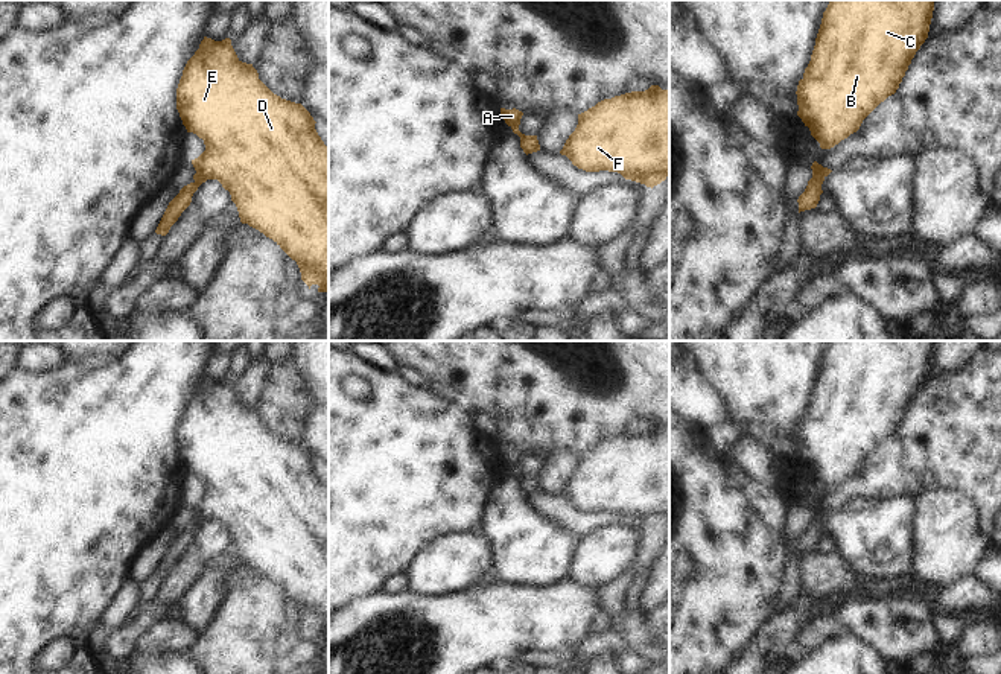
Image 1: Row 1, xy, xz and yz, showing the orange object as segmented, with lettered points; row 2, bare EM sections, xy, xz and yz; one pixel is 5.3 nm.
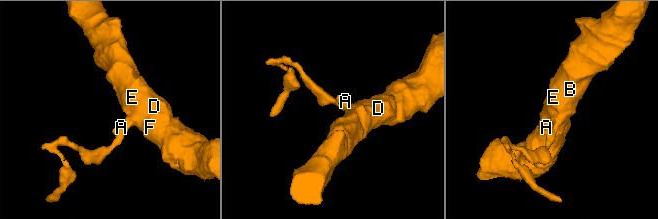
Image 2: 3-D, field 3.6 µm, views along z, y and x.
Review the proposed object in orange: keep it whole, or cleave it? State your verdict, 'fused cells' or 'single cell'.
single cell

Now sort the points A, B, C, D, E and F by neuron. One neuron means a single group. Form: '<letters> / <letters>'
A B C D E F

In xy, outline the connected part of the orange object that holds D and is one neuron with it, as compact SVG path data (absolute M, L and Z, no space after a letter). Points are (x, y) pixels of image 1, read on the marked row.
M204 37L199 49L187 61L183 70L183 76L176 88L176 110L187 132L193 132L204 140L205 151L198 158L192 160L192 164L196 170L196 173L193 175L195 181L184 186L180 193L169 202L155 233L166 236L170 227L178 221L181 213L190 205L192 196L198 190L198 187L207 180L218 180L222 187L230 192L231 201L237 207L240 222L248 224L249 227L263 233L266 237L272 239L292 260L295 260L301 272L301 280L309 286L309 289L312 285L318 285L318 292L329 292L329 148L318 135L315 129L316 122L313 120L310 113L301 103L295 103L274 94L259 79L259 73L253 67L253 64L242 62L237 58L230 38L214 41L207 37Z

